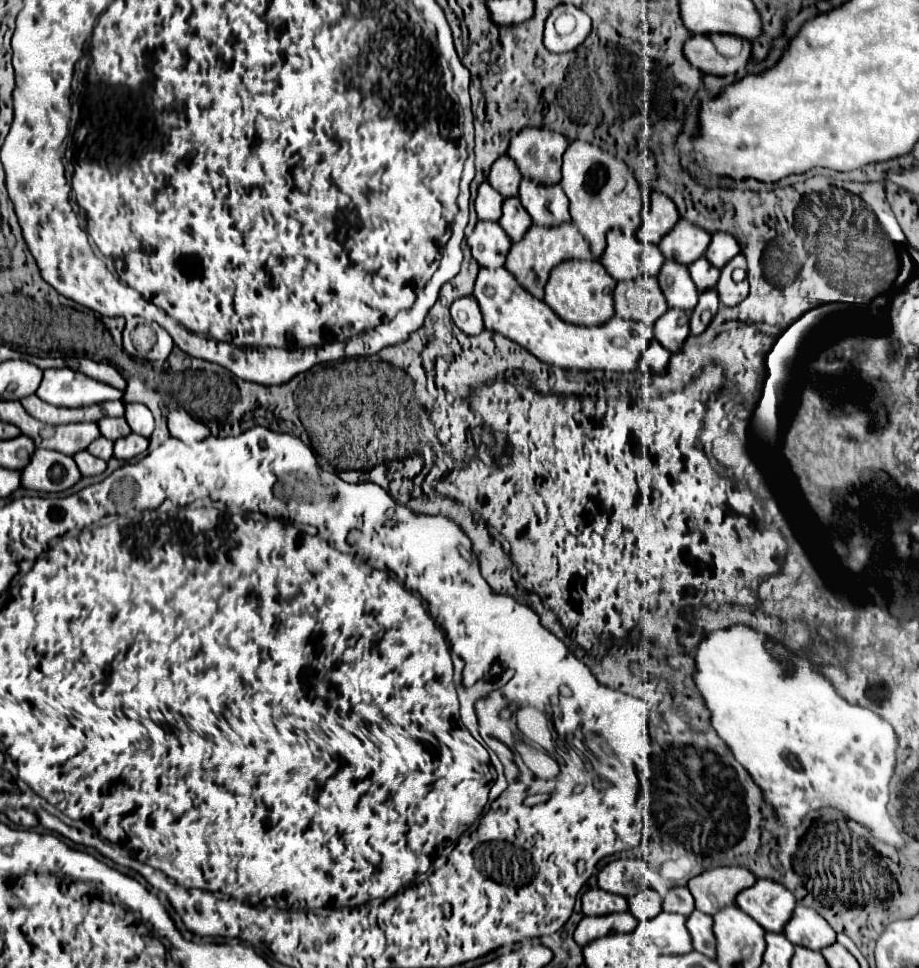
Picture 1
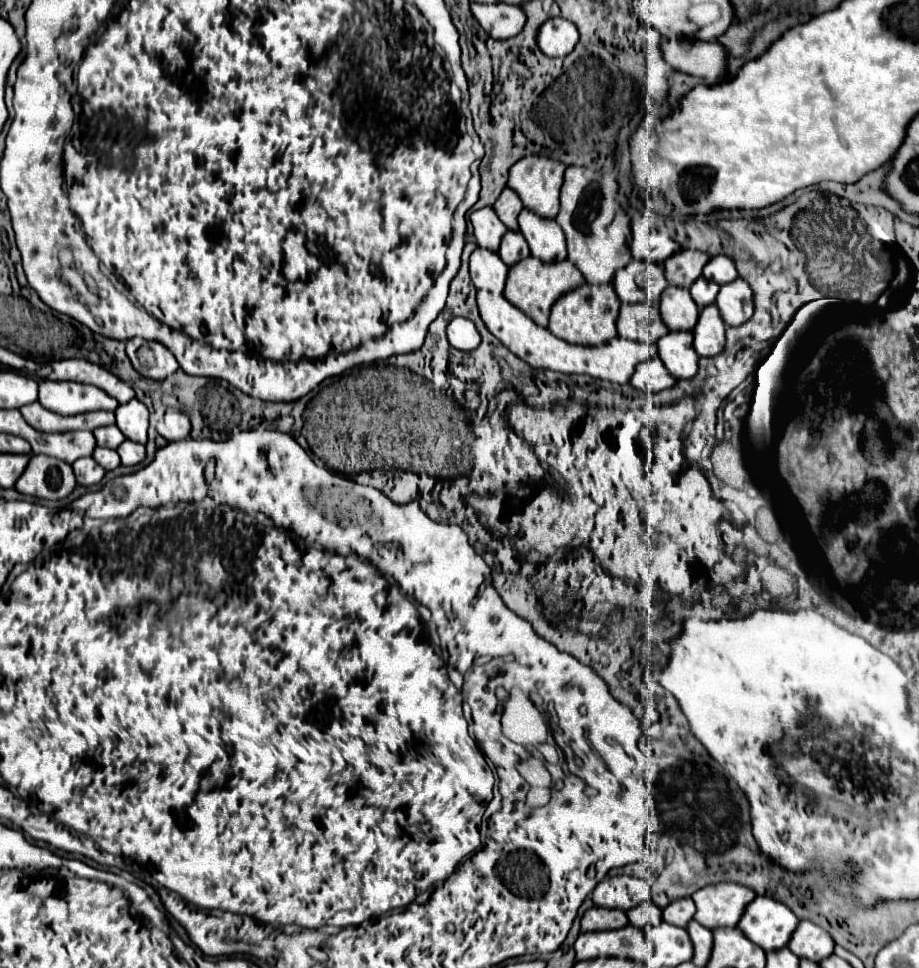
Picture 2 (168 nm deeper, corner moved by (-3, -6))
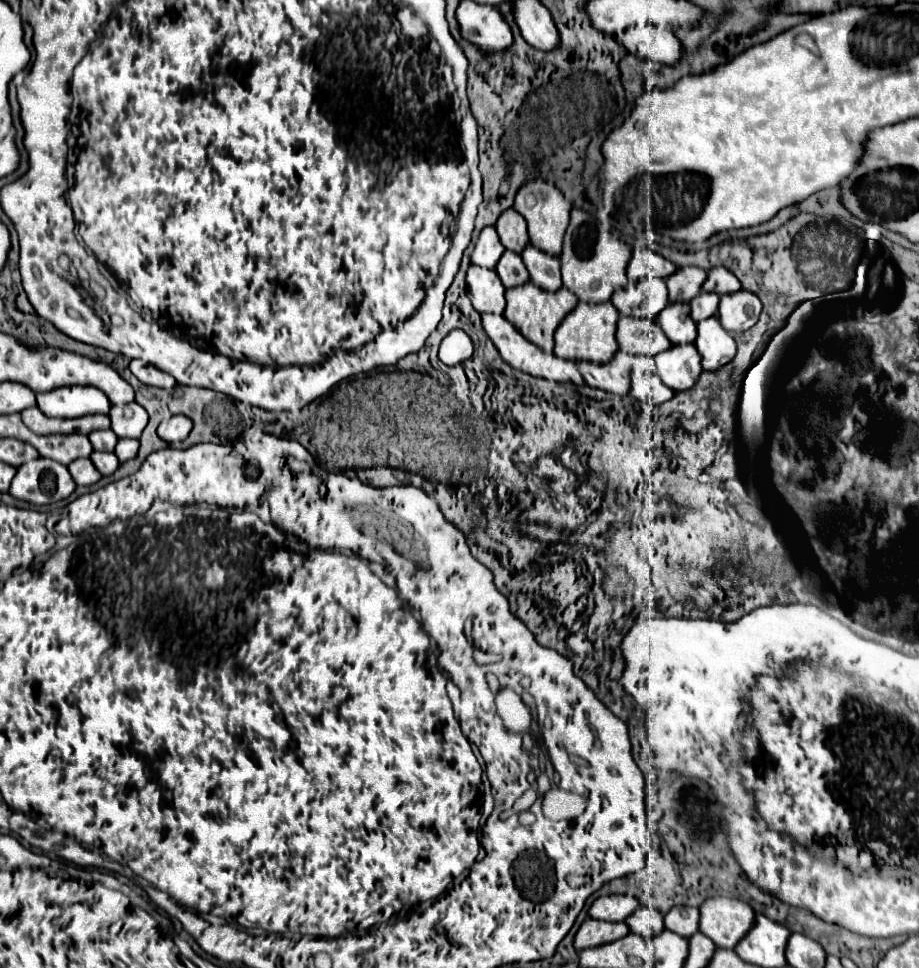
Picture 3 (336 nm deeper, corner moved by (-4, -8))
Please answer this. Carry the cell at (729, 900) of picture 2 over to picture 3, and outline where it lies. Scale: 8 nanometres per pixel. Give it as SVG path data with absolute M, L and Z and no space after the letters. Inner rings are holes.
M712 897L706 899L706 903L700 907L700 931L716 943L716 947L722 949L734 949L740 939L746 937L746 933L754 925L754 911L748 903L730 899L730 897Z

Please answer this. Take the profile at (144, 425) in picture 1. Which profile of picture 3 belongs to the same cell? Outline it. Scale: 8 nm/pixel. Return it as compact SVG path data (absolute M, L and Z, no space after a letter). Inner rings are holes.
M128 403L124 407L112 407L110 409L112 419L112 431L118 437L134 437L138 439L148 423L148 413L138 403Z

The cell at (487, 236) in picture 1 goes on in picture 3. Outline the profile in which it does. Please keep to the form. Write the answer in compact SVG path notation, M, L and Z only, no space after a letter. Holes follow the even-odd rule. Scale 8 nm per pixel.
M470 265L466 275L466 291L472 307L478 313L492 313L492 297L496 297L496 291L506 289L504 285L500 285L500 277L496 275L496 271Z

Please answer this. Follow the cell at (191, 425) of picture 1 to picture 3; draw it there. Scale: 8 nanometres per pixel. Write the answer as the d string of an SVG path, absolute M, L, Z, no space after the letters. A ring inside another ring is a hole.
M172 415L160 423L158 435L168 443L178 443L190 435L190 429L192 429L192 421L186 415Z

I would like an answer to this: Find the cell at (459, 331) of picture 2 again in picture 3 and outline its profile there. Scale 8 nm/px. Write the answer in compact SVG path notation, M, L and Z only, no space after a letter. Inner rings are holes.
M460 329L448 333L448 335L442 339L442 343L440 343L438 357L440 357L440 361L442 361L444 365L448 365L448 367L466 361L470 355L472 355L472 341L470 341L470 337L468 337L464 331L460 331Z

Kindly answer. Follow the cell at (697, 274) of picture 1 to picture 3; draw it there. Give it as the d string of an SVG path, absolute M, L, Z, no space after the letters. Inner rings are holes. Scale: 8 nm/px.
M704 291L696 299L692 299L690 313L692 313L694 323L704 321L708 317L716 317L716 313L718 313L718 299L720 297L716 293L704 293Z

